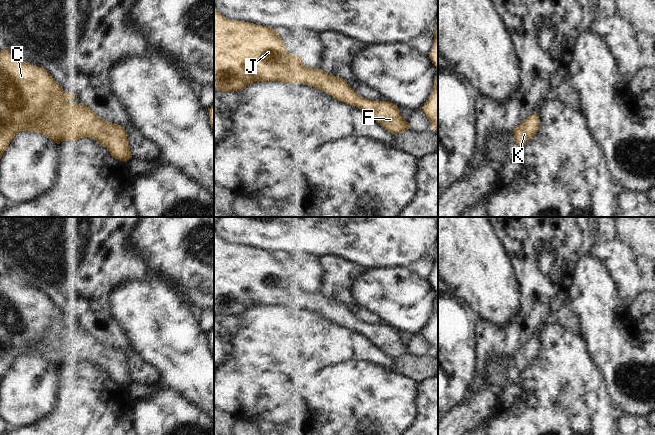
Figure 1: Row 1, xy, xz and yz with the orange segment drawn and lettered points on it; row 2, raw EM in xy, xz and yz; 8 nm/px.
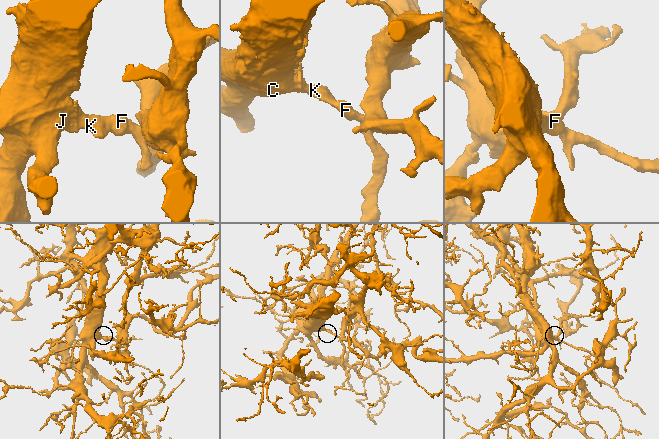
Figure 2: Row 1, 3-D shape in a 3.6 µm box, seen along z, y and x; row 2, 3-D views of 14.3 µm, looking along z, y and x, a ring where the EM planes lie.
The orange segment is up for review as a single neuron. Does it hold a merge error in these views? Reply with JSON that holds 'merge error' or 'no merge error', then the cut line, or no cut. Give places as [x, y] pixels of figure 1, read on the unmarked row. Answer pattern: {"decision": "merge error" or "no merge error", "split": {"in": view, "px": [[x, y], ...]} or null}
{"decision": "no merge error", "split": null}

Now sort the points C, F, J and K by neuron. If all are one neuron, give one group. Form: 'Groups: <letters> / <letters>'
Groups: C F J K.

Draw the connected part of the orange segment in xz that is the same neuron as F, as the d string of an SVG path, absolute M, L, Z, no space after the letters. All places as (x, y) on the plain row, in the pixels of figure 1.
M214 229L214 314L226 317L241 315L255 305L312 309L334 320L338 325L366 336L393 358L410 353L410 347L403 343L397 329L390 325L372 325L356 318L344 303L329 299L322 293L310 292L302 286L299 279L289 278L278 255L264 249L229 244L220 239Z

